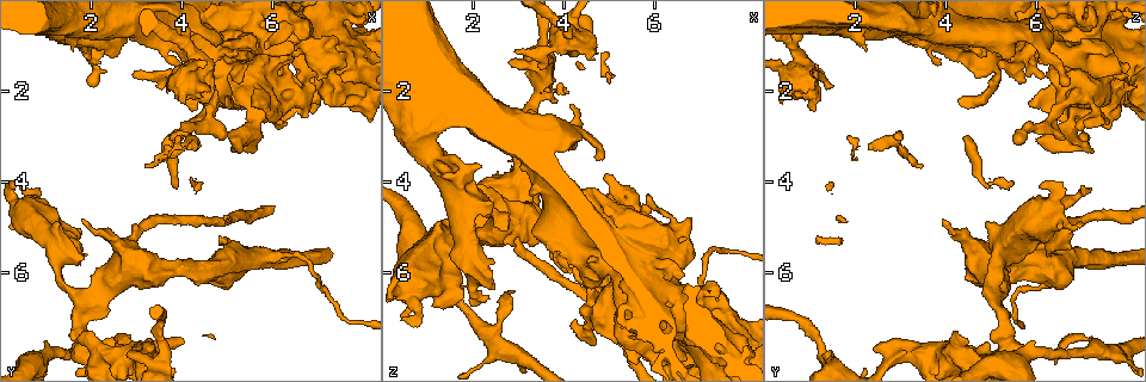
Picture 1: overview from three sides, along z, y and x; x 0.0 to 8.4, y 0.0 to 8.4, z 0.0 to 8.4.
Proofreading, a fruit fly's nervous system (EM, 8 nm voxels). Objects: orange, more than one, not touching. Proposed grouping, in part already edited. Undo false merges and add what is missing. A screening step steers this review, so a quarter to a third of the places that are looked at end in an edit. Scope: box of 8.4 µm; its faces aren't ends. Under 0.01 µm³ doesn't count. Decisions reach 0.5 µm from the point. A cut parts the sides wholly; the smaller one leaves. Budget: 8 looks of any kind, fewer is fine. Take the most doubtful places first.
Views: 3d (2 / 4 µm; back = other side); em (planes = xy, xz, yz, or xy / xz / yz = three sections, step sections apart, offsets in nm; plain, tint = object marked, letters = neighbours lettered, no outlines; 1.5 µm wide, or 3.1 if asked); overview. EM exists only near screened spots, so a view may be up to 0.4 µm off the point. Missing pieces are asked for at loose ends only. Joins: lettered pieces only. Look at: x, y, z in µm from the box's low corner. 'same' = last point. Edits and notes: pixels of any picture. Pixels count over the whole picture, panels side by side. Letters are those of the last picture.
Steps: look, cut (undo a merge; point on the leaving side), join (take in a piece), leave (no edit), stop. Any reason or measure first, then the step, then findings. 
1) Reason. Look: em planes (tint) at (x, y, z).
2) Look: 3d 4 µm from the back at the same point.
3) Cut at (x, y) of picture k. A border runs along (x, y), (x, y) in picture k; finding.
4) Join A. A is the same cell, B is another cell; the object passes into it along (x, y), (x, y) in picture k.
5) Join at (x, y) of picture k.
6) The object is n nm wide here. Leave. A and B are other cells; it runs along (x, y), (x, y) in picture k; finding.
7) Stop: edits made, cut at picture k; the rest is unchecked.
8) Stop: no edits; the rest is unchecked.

Stops while still wide. Look: 3d 2 µm at (6.75, 0.65, 4.75).

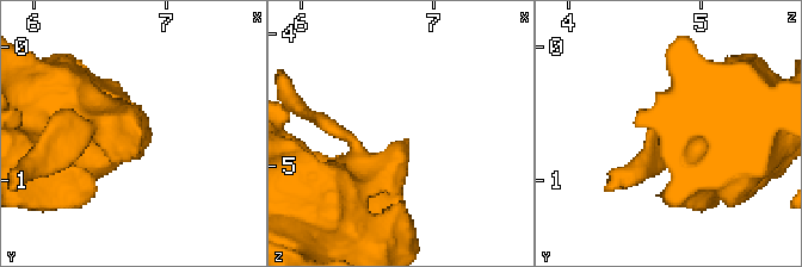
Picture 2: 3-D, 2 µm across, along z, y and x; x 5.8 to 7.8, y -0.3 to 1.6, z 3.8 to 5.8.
Now the EM. Look: em planes (tint) at (6.80, 0.64, 4.78).

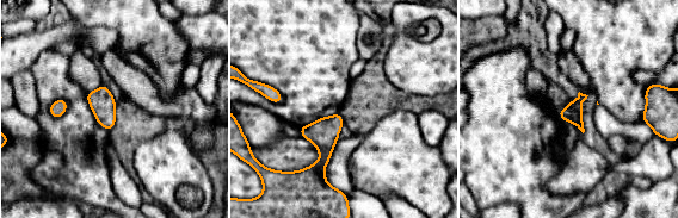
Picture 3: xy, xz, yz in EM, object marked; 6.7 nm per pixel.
What lies round it. Look: em planes (letters) at the same point.

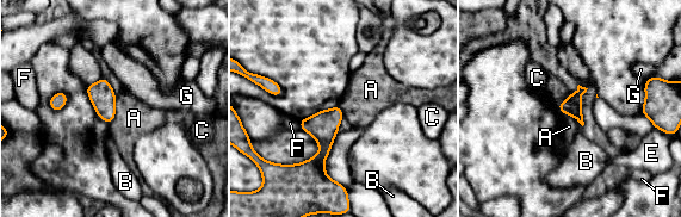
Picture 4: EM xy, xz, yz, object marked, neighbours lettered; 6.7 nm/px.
Leave. A, B, C, E, F and G are other cells; a border runs along (559, 101), (557, 109) in picture 4; none of them fits.

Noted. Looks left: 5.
Sudden change in width. Look: 3d 4 µm at (3.60, 7.75, 1.30).

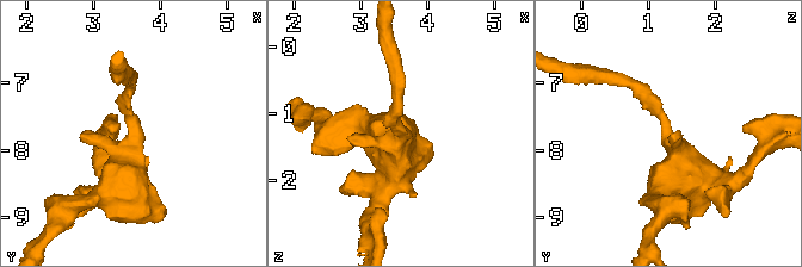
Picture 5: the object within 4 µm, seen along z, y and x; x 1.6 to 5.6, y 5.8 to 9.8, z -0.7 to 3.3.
Now the EM. Look: em planes (letters) at (3.60, 7.70, 1.25).

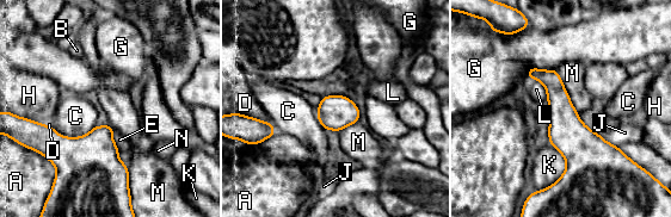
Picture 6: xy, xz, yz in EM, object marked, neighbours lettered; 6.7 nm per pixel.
Leave. A, B, C, D, E, G, H, J, K, L, M and N are other cells; it runs along (530, 70), (555, 90), (572, 138), (564, 183) in picture 6; one neuron here.

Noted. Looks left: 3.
Free end. Look: 3d 2 µm at (3.20, 3.65, 3.45).

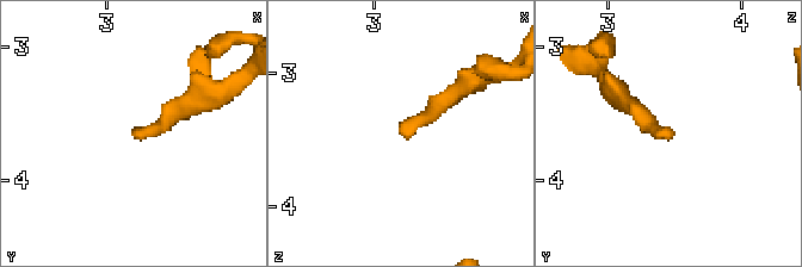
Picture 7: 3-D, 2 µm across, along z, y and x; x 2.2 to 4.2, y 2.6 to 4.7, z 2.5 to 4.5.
Shape alone is not enough. Look: em planes (tint) at (3.24, 3.68, 3.48).

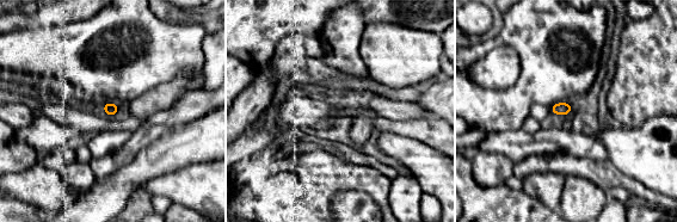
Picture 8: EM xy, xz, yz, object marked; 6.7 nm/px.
Look: em planes (letters) at the same point.

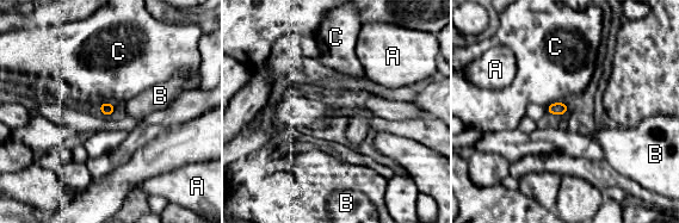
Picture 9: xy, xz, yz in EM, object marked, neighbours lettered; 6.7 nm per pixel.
The longest contact is with C, 150 nm. Leave. A, B and C are other cells; a border runs along (566, 101), (553, 101), (545, 107) in picture 9; none of them fits.

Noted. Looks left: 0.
Stop: no edits; the rest is unchecked.

